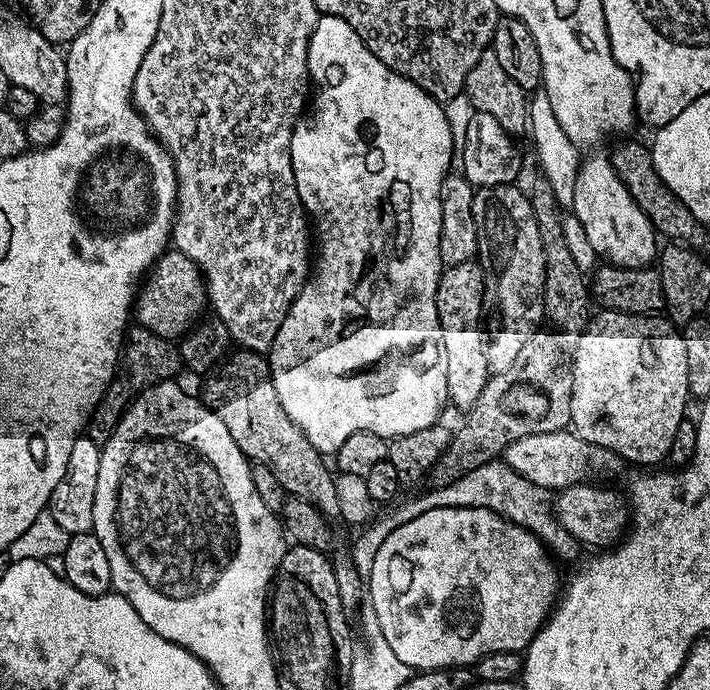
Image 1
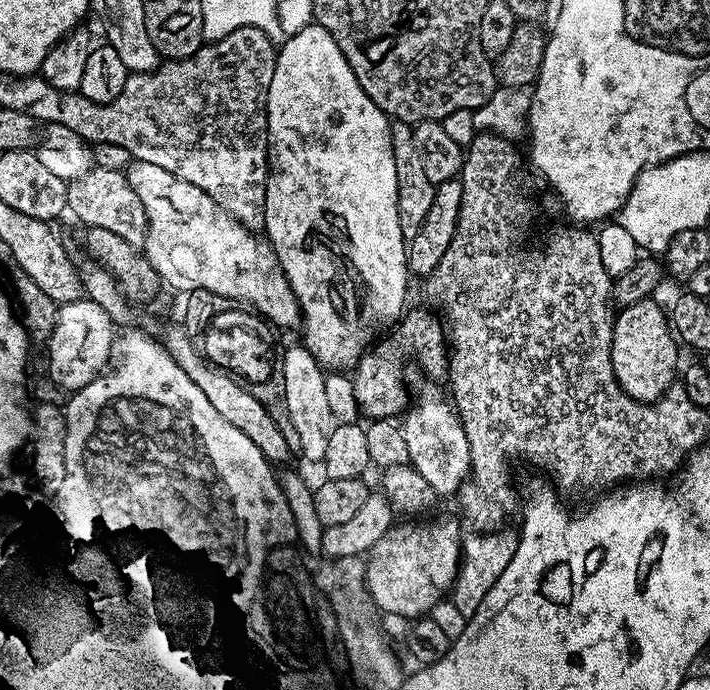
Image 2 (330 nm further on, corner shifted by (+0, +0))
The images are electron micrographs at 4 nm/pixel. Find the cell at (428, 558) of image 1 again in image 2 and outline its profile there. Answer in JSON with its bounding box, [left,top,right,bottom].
[366,520,462,617]

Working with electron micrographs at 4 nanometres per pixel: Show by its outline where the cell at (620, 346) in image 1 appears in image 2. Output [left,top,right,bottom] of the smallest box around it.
[612,298,678,402]

